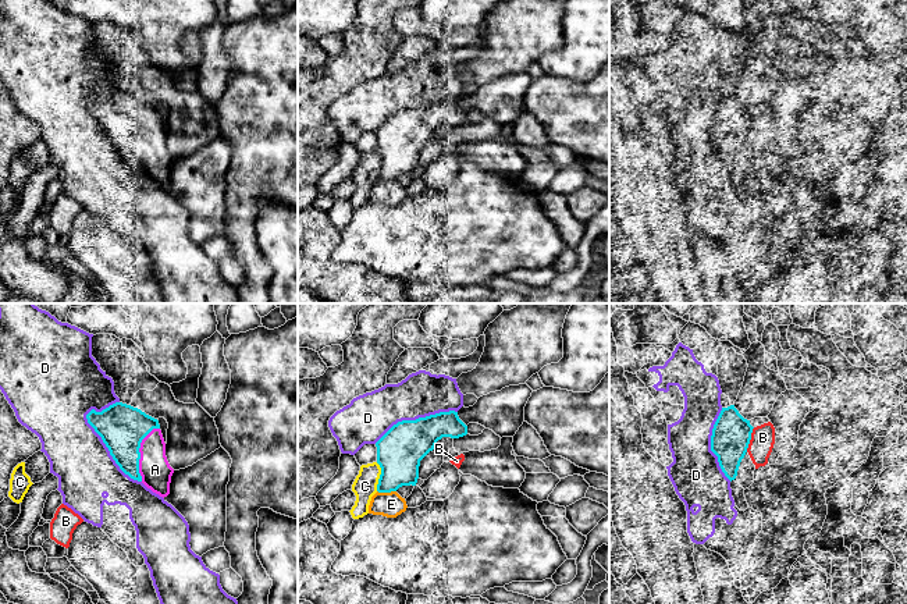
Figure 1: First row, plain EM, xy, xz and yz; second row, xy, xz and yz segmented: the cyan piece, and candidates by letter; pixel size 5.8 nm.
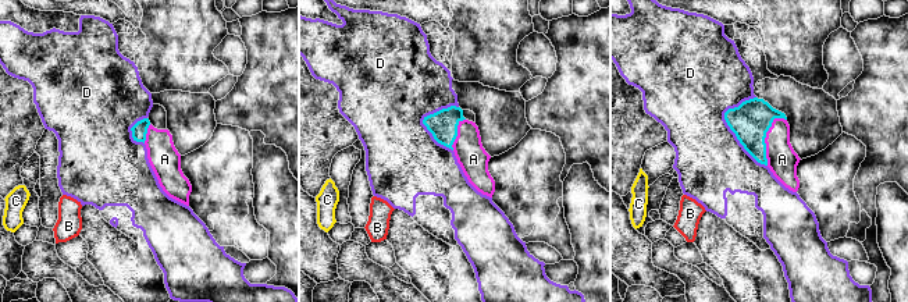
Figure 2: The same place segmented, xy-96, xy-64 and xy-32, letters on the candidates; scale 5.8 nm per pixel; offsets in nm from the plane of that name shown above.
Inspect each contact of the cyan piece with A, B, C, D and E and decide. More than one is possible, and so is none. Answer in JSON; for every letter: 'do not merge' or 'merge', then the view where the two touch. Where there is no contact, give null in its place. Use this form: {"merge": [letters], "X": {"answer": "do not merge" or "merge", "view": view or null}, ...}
{"merge": ["A"], "A": {"answer": "merge", "view": "xy"}, "B": {"answer": "do not merge", "view": "yz"}, "C": {"answer": "do not merge", "view": "xz"}, "D": {"answer": "do not merge", "view": "xy"}, "E": {"answer": "do not merge", "view": "xz"}}

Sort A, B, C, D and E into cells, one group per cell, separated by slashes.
A / B / C / D / E

